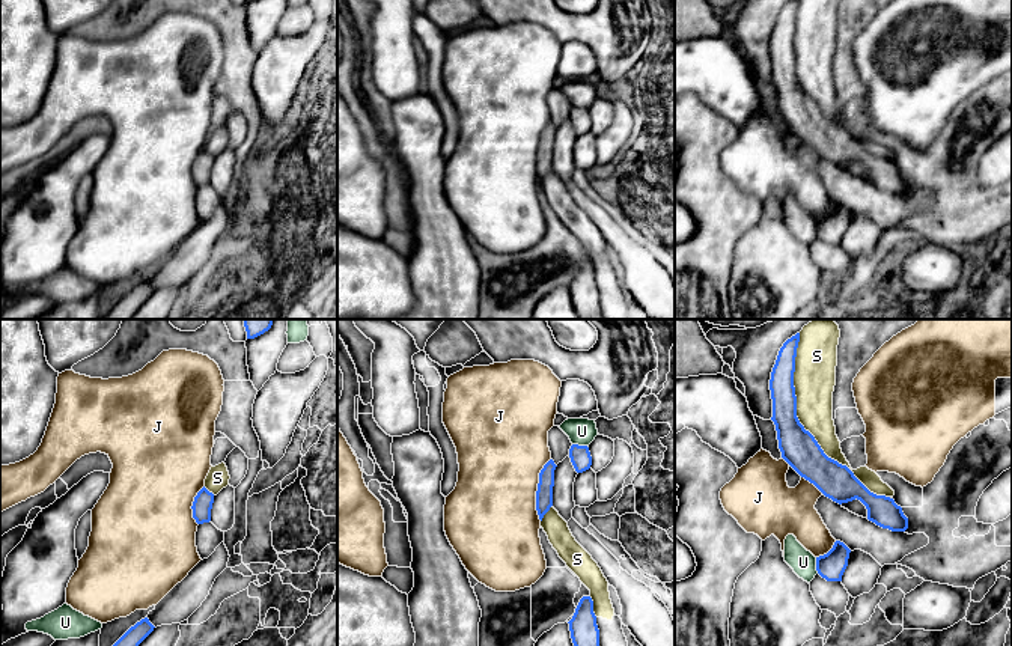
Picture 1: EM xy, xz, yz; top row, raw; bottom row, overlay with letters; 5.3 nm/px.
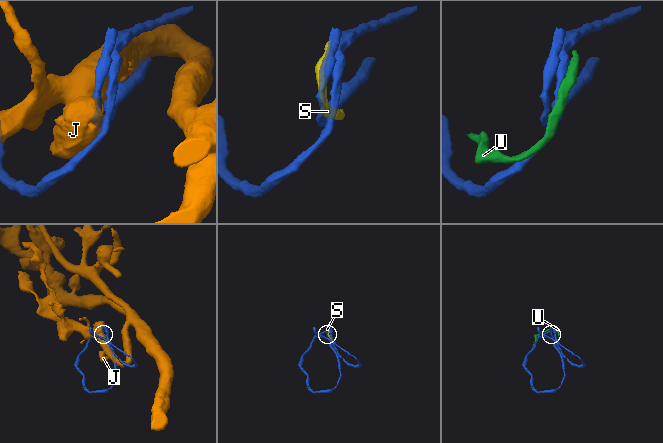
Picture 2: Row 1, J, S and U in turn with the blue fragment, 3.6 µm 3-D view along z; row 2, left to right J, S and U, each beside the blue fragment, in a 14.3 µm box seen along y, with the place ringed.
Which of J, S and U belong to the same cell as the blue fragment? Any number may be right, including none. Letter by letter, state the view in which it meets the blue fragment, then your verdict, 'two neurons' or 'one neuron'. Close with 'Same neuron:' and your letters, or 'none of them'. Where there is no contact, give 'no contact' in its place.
J: meets blue in xz; two neurons
S: meets blue in yz; two neurons
U: meets blue in yz; two neurons
Same neuron: none of them

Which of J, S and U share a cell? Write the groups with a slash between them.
J / S U

